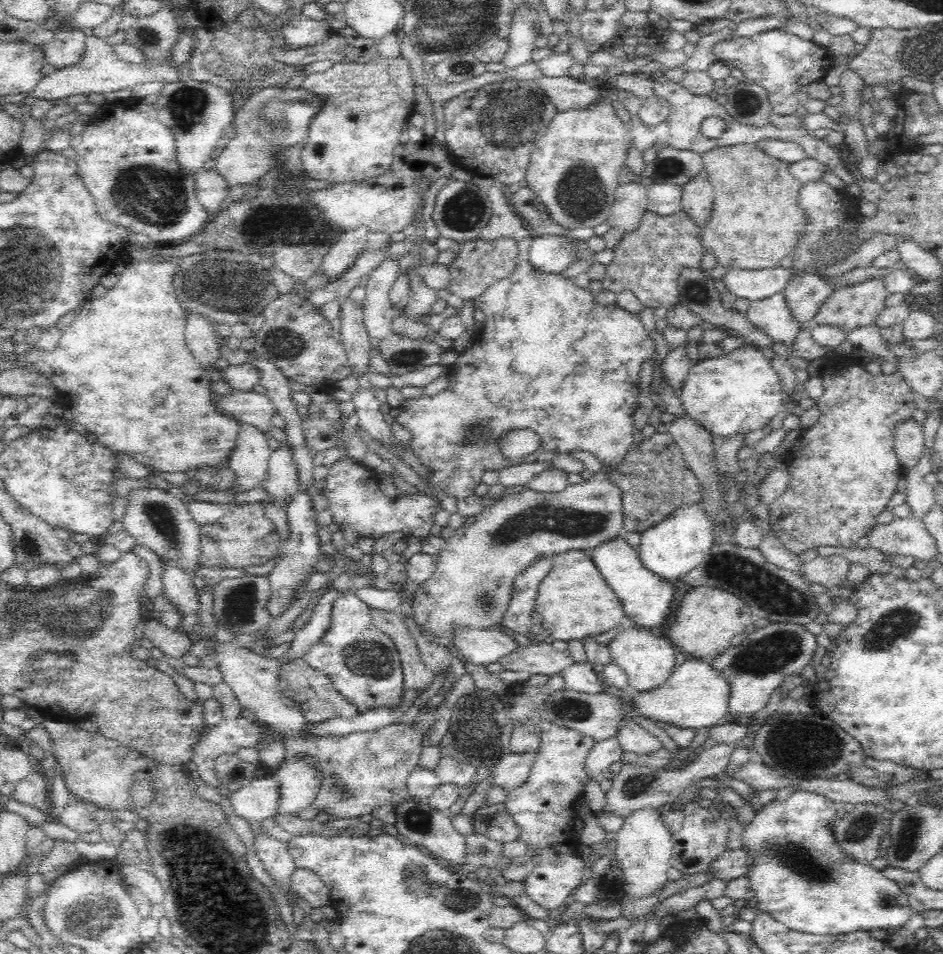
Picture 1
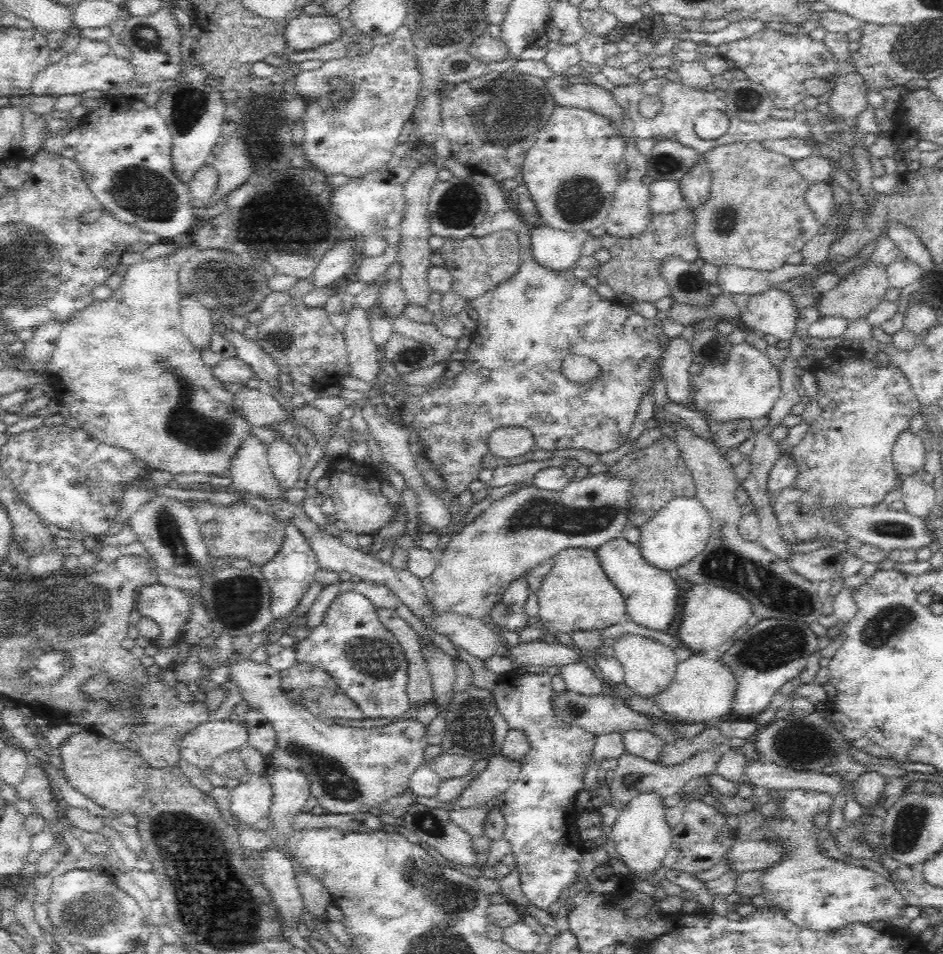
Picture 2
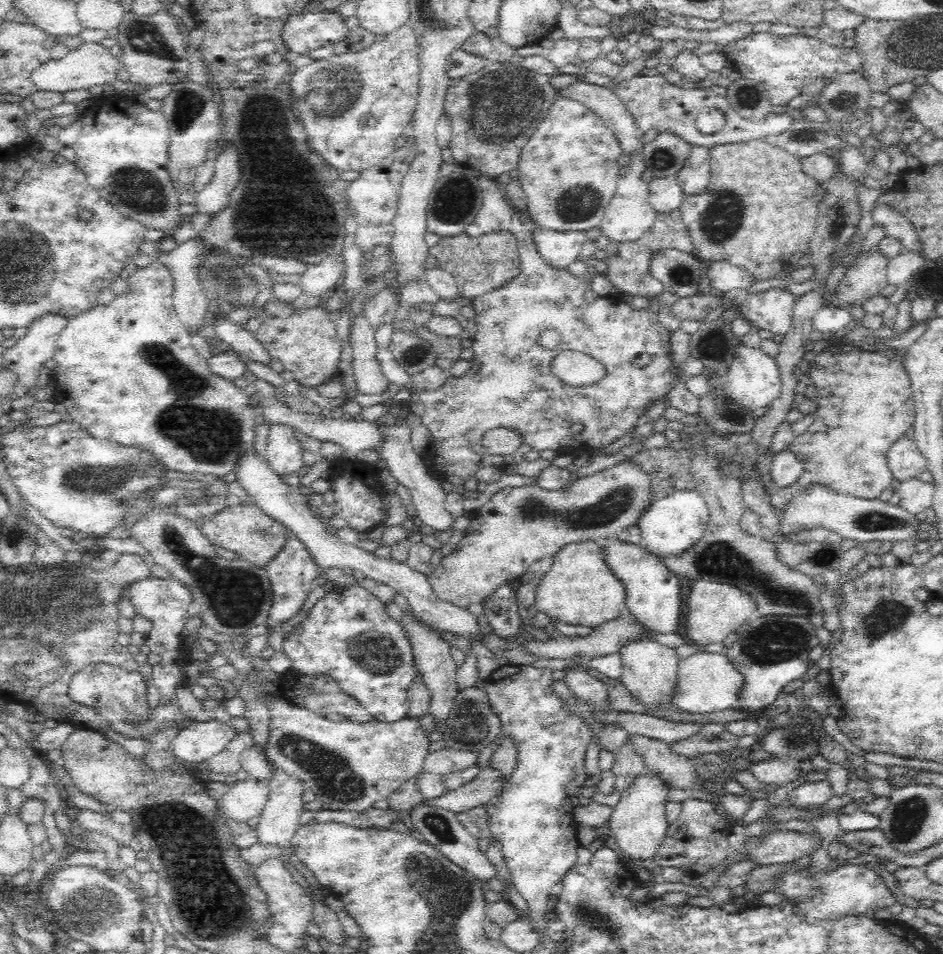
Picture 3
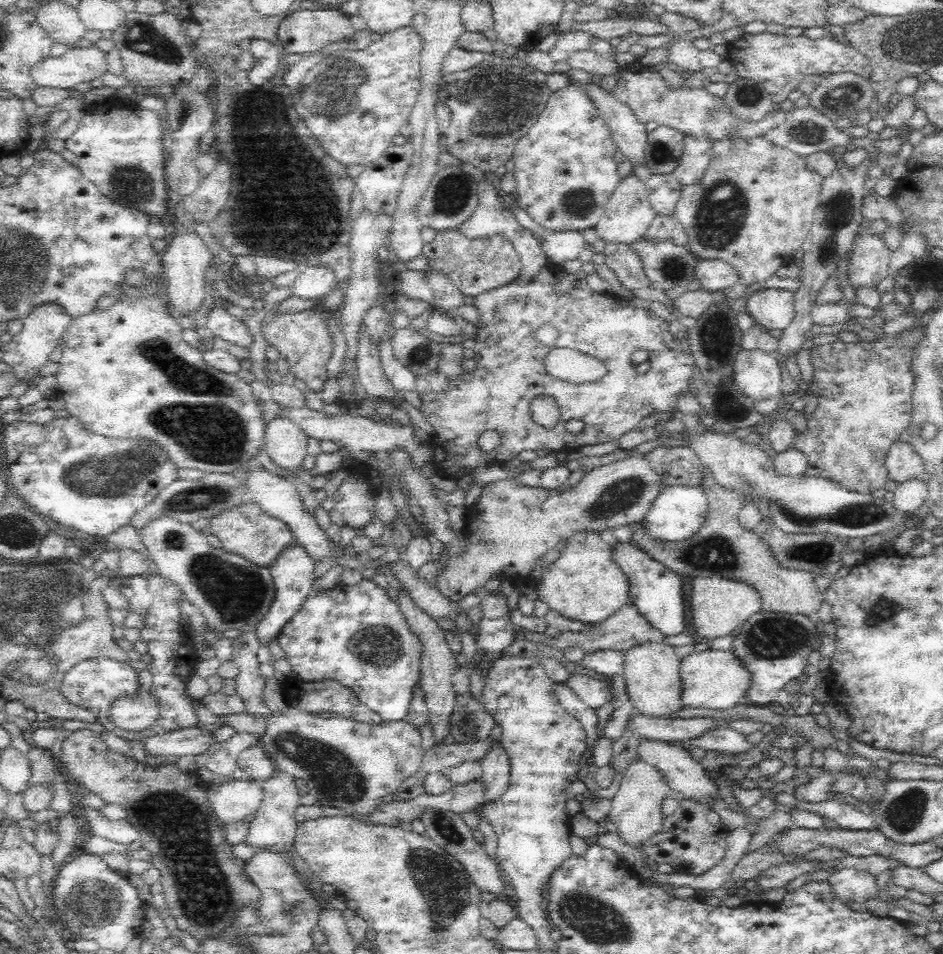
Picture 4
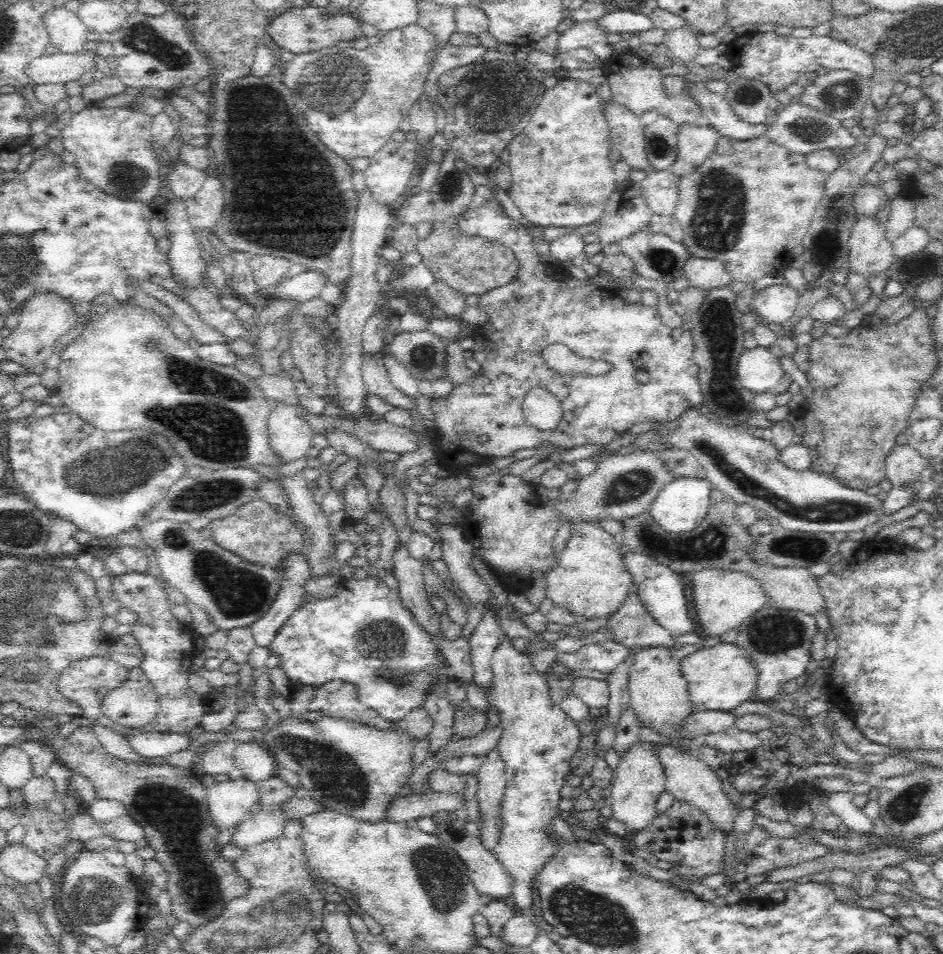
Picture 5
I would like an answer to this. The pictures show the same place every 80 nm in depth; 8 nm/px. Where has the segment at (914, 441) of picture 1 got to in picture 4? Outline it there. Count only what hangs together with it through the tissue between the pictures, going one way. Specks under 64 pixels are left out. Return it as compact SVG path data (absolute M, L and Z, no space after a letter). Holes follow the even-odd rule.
M898 441L892 444L885 461L888 479L898 484L918 479L925 472L922 458L909 442Z

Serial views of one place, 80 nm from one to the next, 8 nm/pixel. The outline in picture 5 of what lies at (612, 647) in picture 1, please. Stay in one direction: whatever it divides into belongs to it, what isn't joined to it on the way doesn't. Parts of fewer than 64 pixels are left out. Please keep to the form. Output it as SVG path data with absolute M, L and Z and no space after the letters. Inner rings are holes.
M664 647L639 649L630 668L628 690L629 704L639 724L658 732L666 740L666 747L682 755L697 756L699 751L692 752L690 748L686 748L686 742L691 738L682 733L682 728L688 716L694 712L695 706L690 699L688 681L682 672L681 661L671 655L670 649Z

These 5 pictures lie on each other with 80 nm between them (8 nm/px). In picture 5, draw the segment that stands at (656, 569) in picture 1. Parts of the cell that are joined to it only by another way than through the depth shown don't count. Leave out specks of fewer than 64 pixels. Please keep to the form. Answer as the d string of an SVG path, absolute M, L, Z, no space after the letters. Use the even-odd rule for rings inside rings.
M688 476L672 480L664 486L660 495L652 502L649 512L654 521L665 532L690 532L701 524L707 516L711 504L712 484L705 478Z

